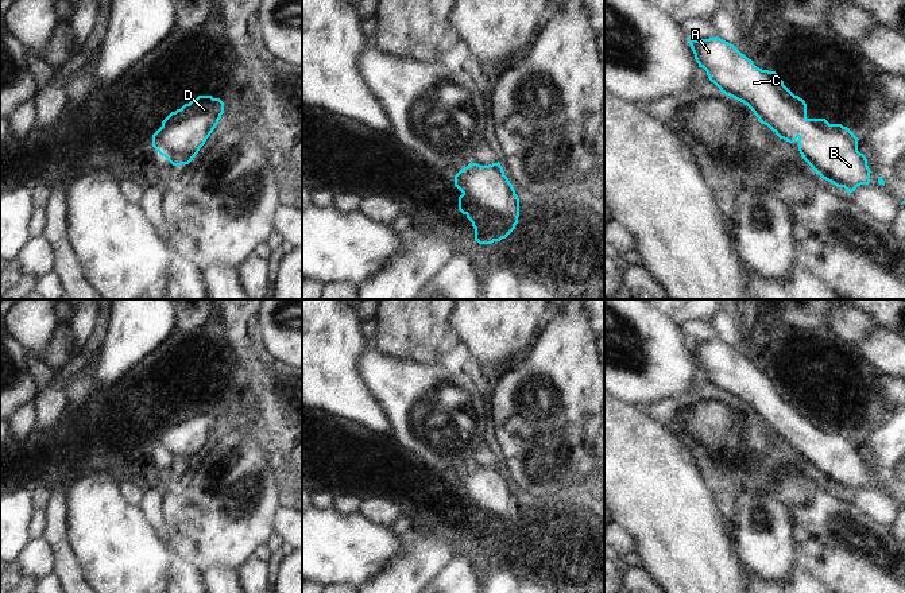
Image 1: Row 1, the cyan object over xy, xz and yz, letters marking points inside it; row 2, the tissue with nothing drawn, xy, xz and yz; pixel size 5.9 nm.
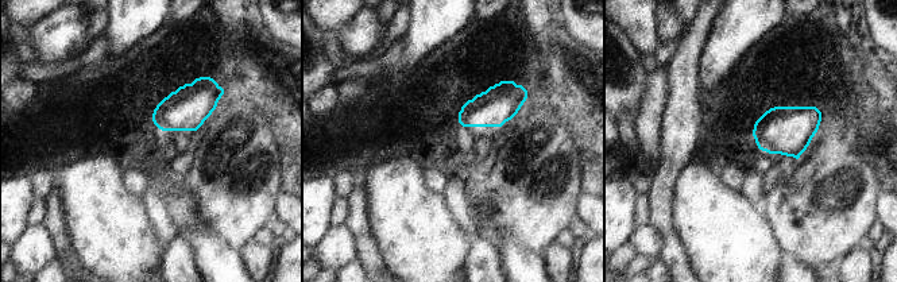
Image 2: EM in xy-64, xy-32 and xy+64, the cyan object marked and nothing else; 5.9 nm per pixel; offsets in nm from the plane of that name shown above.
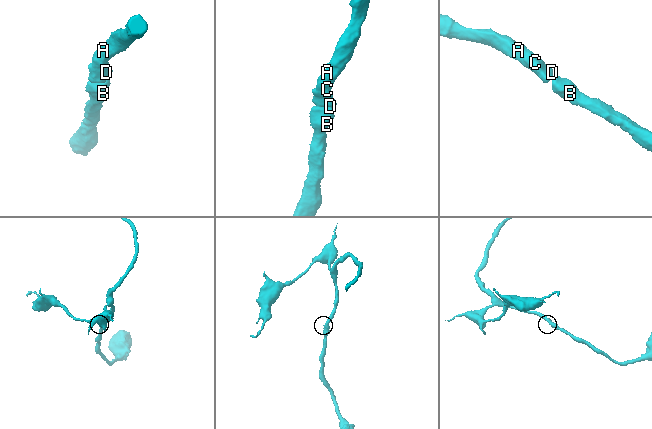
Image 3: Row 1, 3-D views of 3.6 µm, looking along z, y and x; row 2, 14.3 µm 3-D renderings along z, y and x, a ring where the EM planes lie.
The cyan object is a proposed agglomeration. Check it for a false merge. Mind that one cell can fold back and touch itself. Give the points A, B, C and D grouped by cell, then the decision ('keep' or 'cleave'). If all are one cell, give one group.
groups A B C D; keep

